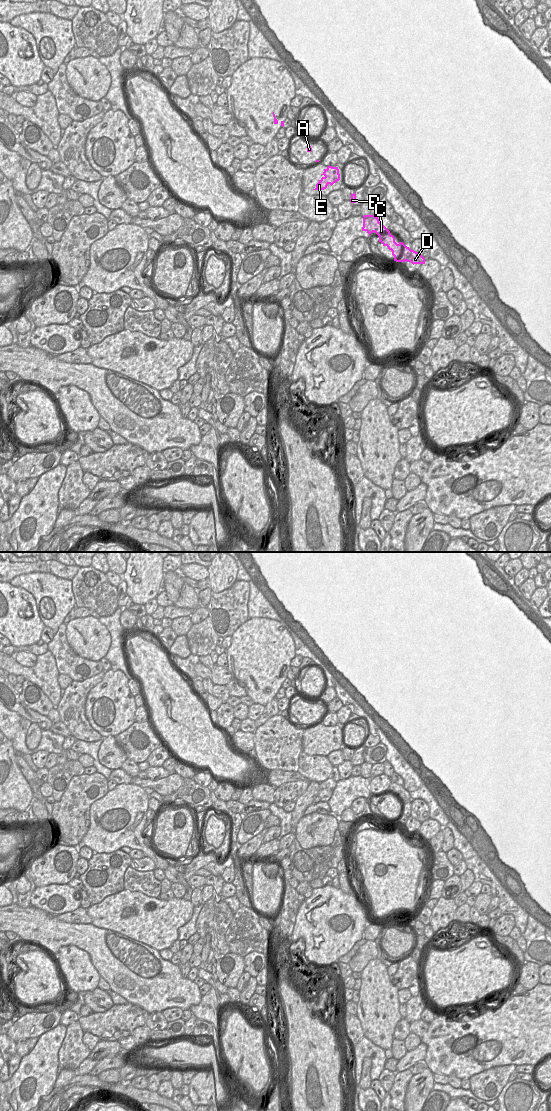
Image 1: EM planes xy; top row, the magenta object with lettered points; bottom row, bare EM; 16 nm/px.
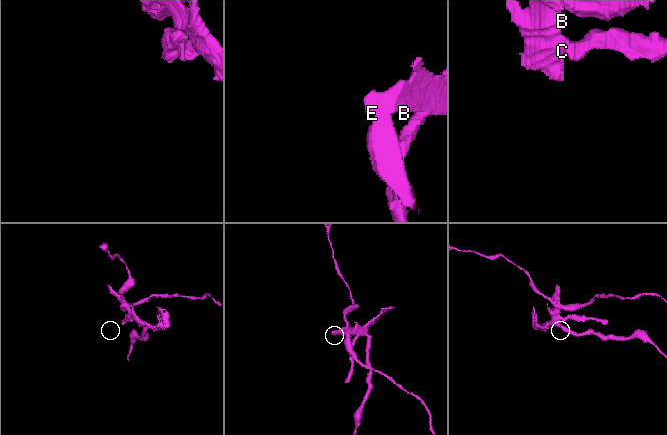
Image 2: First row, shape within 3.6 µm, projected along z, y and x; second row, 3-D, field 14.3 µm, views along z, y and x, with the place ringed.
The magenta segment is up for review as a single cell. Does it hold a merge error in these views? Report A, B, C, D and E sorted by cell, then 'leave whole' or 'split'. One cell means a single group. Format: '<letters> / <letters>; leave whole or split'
A B C D / E; split

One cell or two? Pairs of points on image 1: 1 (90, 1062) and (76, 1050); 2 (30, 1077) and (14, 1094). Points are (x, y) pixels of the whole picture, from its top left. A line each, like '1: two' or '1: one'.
1: two
2: one

